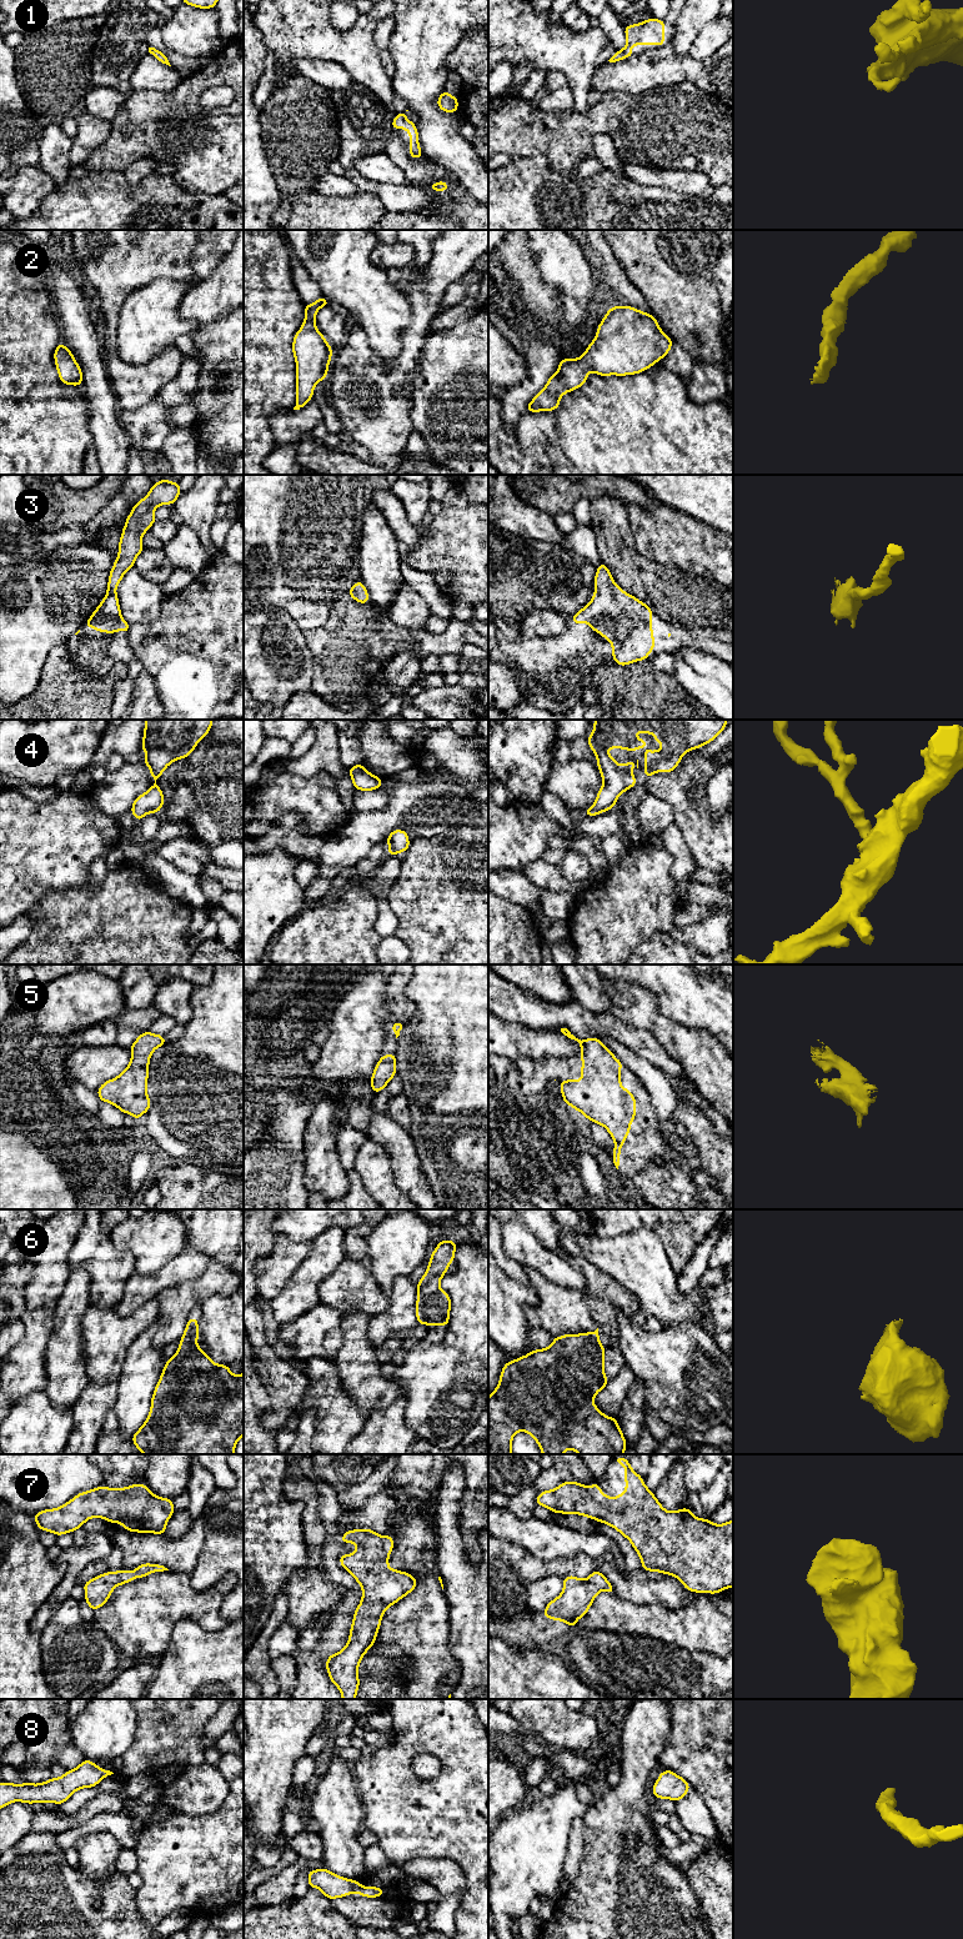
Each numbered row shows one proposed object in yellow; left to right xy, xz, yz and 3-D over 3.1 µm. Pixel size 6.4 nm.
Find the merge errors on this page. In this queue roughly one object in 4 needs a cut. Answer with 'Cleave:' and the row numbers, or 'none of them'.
Cleave: none of them

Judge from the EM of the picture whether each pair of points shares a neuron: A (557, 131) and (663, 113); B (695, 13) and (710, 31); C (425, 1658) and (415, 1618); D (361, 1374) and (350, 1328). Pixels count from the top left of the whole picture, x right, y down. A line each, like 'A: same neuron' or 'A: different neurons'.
A: same neuron
B: different neurons
C: same neuron
D: same neuron

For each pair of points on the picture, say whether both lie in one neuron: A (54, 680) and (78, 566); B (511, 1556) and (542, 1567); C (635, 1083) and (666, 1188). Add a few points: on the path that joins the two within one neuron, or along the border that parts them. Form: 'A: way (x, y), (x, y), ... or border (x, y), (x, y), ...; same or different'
A: border (44, 665), (40, 672), (40, 681), (33, 692); different
B: border (526, 1552), (518, 1563), (520, 1578), (526, 1584); different
C: way (635, 1110), (637, 1160), (640, 1162); same

